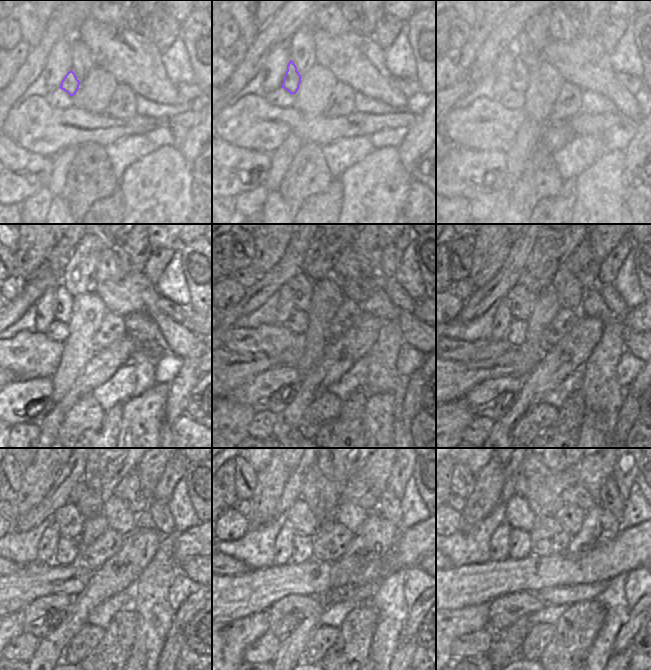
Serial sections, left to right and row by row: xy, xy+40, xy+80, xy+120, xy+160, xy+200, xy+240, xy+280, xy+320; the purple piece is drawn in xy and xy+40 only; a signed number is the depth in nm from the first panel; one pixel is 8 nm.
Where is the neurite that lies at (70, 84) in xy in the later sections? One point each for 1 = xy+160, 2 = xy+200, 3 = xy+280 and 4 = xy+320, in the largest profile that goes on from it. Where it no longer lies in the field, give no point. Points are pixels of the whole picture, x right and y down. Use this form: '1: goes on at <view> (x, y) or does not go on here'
1: goes on at xy+160 (301, 300)
2: goes on at xy+200 (522, 301)
3: goes on at xy+280 (299, 516)
4: goes on at xy+320 (519, 514)

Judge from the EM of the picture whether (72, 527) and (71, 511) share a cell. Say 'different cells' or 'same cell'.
same cell

